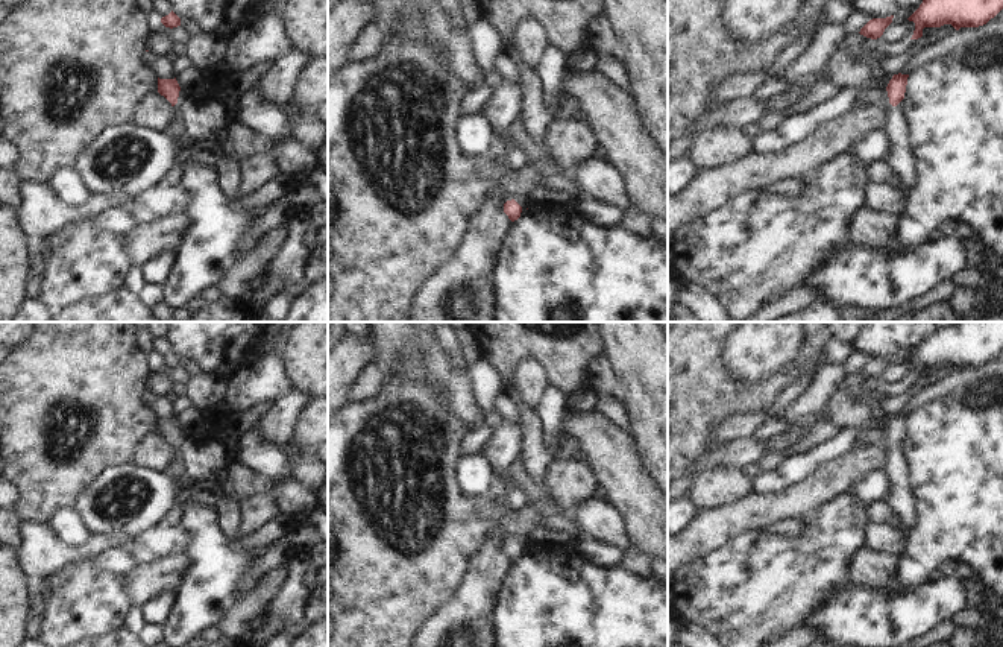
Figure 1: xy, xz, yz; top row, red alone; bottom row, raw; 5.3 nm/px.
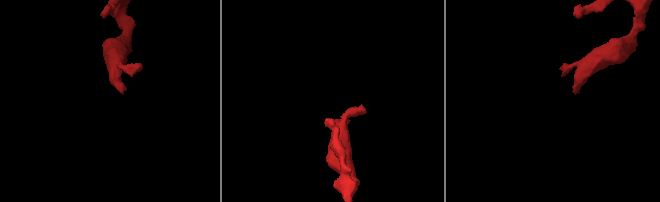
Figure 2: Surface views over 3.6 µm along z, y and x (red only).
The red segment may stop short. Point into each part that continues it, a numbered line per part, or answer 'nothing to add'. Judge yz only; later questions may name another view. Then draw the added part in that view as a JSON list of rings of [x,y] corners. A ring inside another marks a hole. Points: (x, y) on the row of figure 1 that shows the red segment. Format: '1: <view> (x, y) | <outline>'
1: yz (900, 158) | [[[883,91],[882,102],[886,106],[885,129],[889,140],[886,163],[901,179],[901,184],[910,190],[917,182],[917,170],[910,150],[907,122],[903,112],[903,100],[897,106],[892,106],[889,103],[888,91]]]

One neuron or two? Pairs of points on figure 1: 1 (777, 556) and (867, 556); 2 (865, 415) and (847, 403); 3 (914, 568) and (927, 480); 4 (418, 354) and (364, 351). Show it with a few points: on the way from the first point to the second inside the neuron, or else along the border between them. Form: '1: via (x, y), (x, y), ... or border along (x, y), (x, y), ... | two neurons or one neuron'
1: border along (865, 544), (855, 553), (850, 562), (848, 580) | two neurons
2: via (861, 415), (852, 407) | one neuron
3: via (927, 547), (927, 501) | one neuron
4: border along (374, 337), (374, 360), (371, 363) | two neurons

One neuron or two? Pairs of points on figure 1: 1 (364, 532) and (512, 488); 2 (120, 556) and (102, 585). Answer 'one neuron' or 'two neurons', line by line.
1: two neurons
2: two neurons

